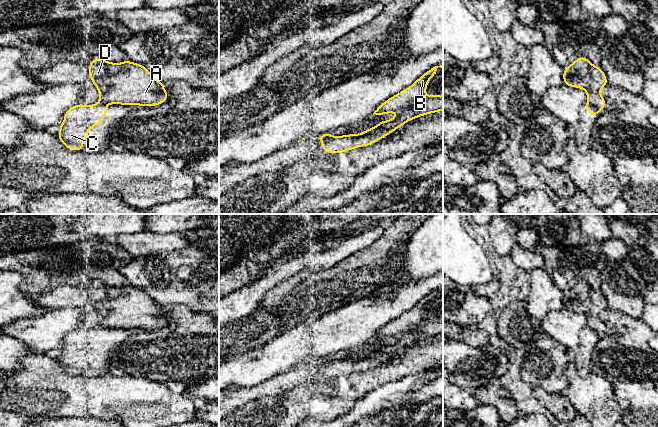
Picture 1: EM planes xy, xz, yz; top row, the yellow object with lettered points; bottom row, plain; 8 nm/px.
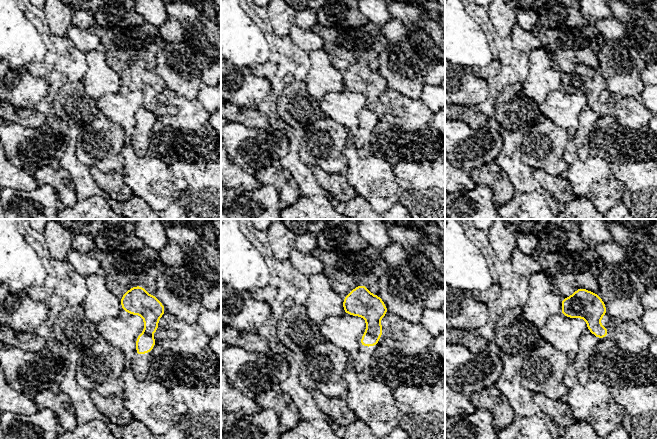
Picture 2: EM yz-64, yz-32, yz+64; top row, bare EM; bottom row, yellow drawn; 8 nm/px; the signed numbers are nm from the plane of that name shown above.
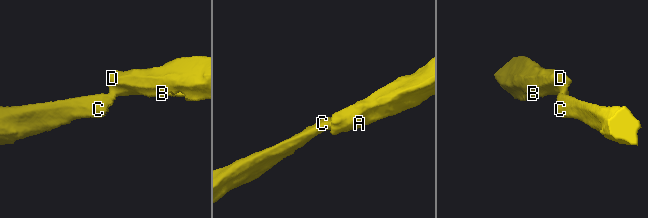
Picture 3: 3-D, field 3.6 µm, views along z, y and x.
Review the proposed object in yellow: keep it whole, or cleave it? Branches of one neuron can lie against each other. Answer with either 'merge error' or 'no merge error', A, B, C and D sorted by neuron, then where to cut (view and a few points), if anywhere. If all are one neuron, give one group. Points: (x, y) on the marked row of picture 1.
merge error | A B D / C | xz (330, 135), (320, 141)

